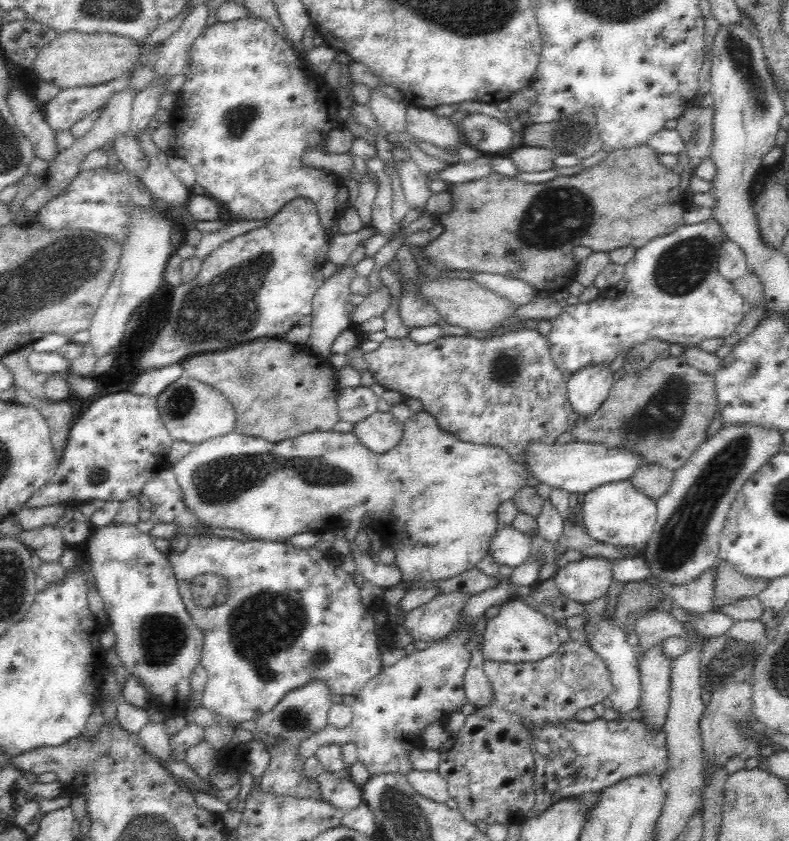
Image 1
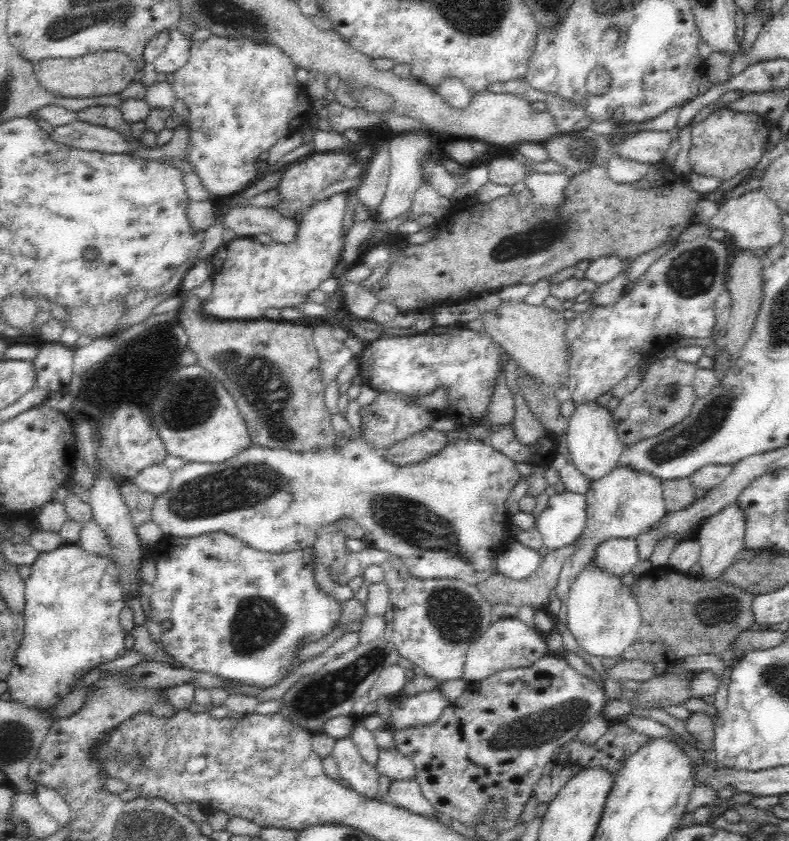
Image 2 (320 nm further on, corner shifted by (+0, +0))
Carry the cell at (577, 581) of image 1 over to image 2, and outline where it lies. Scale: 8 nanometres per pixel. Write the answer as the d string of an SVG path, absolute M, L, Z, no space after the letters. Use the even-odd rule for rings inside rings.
M610 538L600 543L594 553L595 563L604 570L622 578L632 573L639 560L635 538Z

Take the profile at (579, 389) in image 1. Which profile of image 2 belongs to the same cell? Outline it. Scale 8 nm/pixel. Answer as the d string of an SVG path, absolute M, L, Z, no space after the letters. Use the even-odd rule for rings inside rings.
M588 401L575 405L574 414L568 420L567 448L572 464L591 482L602 480L618 466L626 447L619 439L611 412L596 401Z

